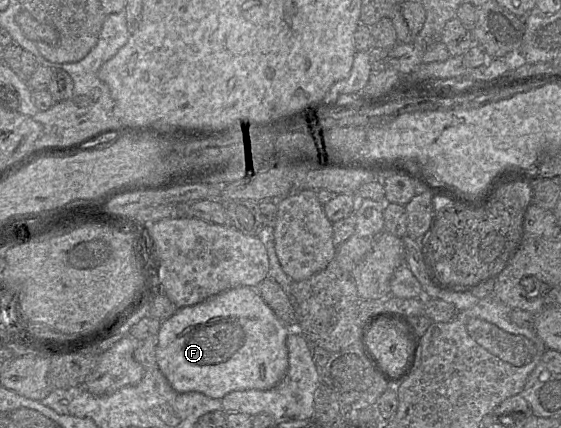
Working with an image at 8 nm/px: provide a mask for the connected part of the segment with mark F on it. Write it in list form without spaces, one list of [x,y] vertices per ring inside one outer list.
[[[239,286],[209,297],[196,305],[179,308],[170,318],[162,321],[160,330],[157,334],[157,366],[166,377],[171,387],[179,393],[200,392],[210,398],[221,400],[226,394],[233,391],[243,391],[249,389],[267,390],[276,386],[284,378],[287,372],[288,350],[286,347],[286,338],[288,334],[289,328],[285,324],[281,323],[273,310],[258,294],[255,287]]]

